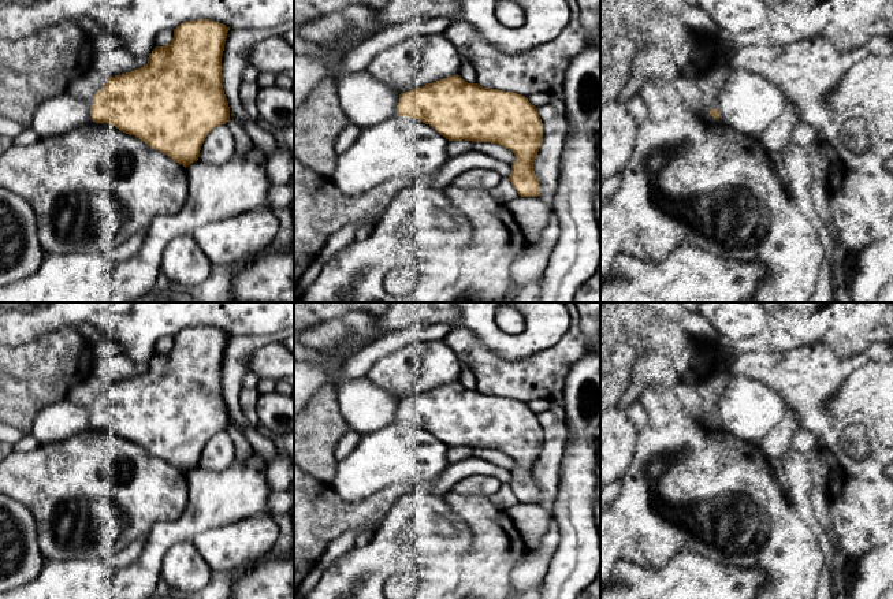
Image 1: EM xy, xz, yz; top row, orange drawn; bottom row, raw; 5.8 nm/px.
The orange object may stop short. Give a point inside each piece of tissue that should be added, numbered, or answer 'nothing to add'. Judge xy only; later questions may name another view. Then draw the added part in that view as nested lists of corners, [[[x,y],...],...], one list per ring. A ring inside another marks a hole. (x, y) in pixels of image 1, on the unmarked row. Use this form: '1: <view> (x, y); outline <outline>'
1: xy (85, 393); outline [[[94,373],[85,380],[74,384],[66,394],[66,399],[79,405],[93,405],[93,402],[104,394],[107,383]]]

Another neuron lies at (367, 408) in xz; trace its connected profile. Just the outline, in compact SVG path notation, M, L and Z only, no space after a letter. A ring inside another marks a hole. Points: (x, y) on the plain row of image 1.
M366 376L349 380L338 388L338 403L342 416L350 427L360 434L371 434L382 429L397 421L397 405L392 402L398 399L392 392L383 390L373 384Z

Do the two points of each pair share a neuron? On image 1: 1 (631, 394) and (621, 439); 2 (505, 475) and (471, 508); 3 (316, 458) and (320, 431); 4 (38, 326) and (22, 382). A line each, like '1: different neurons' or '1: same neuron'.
1: different neurons
2: different neurons
3: same neuron
4: different neurons

